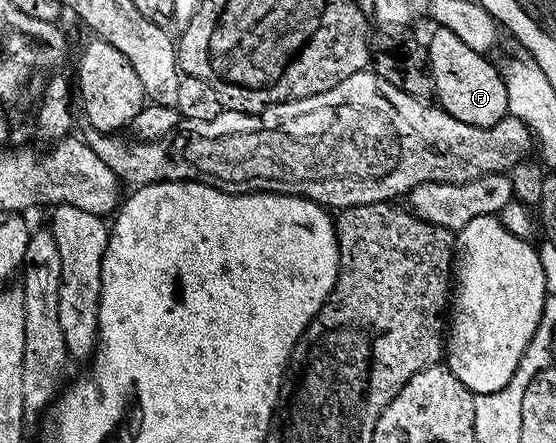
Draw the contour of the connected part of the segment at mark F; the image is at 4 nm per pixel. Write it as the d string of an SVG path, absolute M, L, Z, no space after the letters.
M438 27L428 38L428 73L434 78L437 106L464 121L464 125L491 127L508 114L508 89L504 89L502 75L485 54L464 45L464 41L447 28Z

